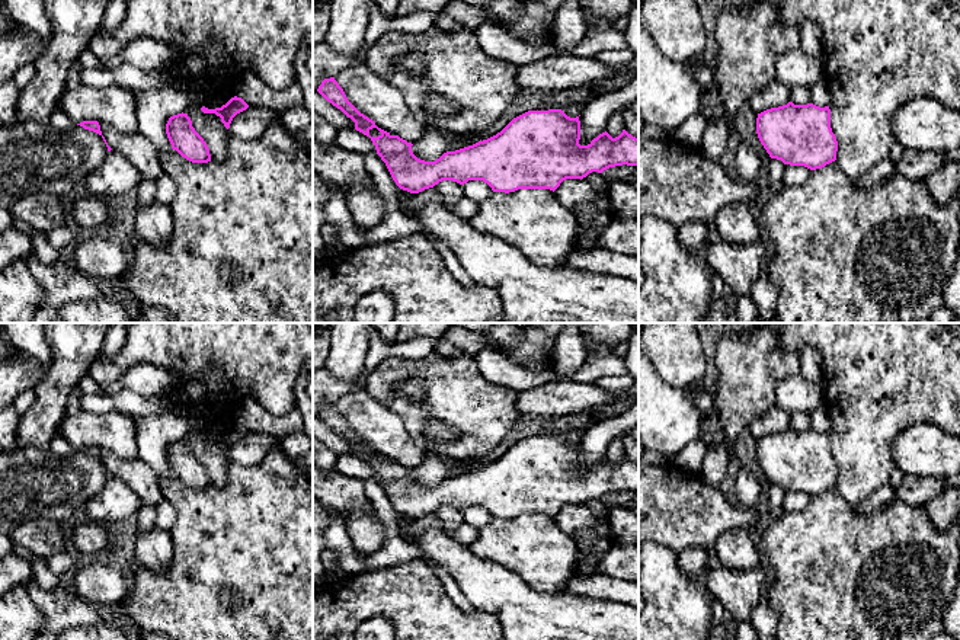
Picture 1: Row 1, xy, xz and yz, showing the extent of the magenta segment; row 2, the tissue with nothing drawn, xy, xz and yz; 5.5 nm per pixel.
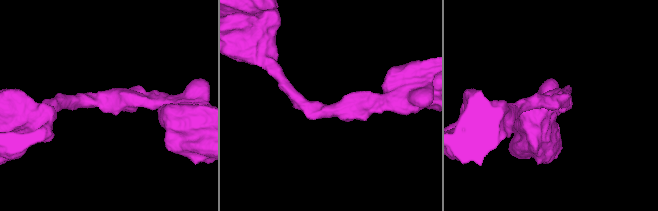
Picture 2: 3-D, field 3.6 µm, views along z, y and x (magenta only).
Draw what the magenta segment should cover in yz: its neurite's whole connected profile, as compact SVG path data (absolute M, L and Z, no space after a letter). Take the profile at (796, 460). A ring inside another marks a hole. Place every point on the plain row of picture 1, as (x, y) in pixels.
M788 428L767 435L758 439L756 460L769 483L784 490L816 496L836 486L829 432Z

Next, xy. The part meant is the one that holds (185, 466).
M177 439L169 444L166 449L166 460L172 470L182 483L192 489L208 489L211 480L204 464L192 452L188 439Z

